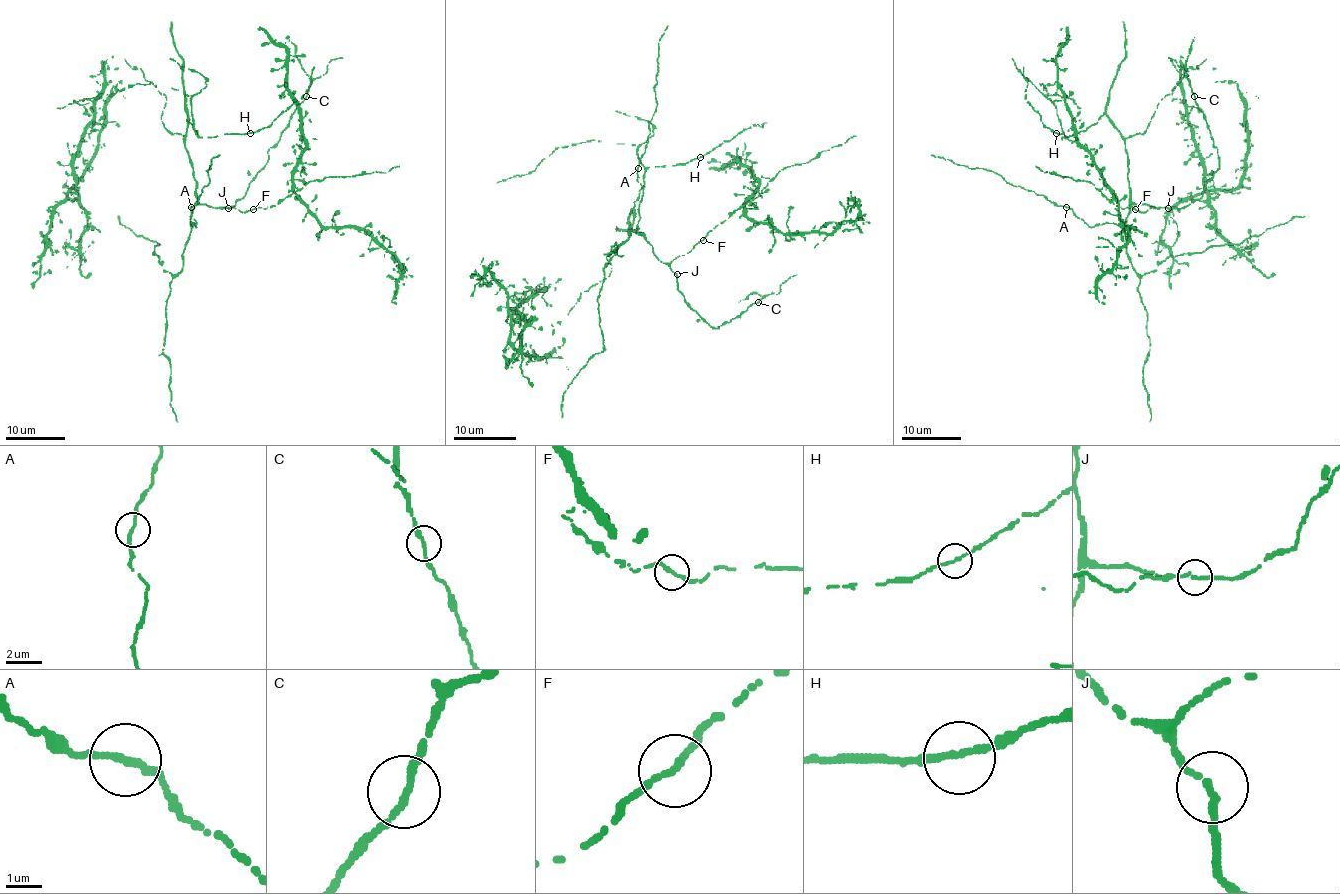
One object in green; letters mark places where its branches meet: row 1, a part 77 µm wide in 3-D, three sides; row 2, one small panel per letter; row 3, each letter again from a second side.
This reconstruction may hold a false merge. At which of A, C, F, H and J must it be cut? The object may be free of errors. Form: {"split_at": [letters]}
{"split_at": []}

